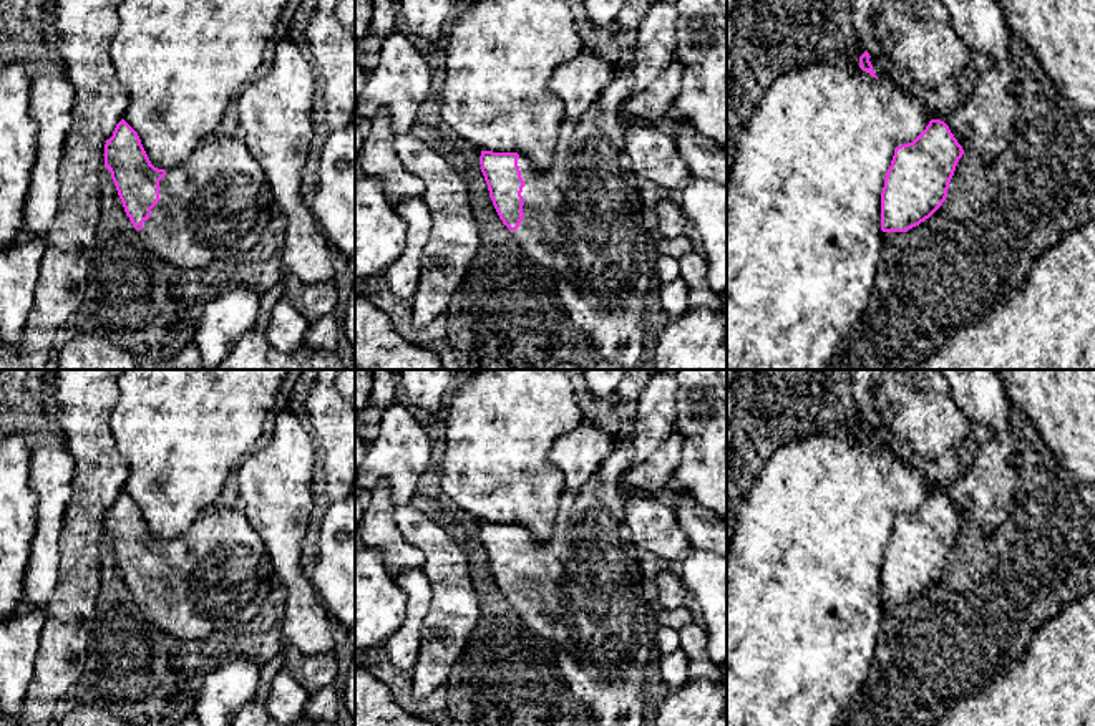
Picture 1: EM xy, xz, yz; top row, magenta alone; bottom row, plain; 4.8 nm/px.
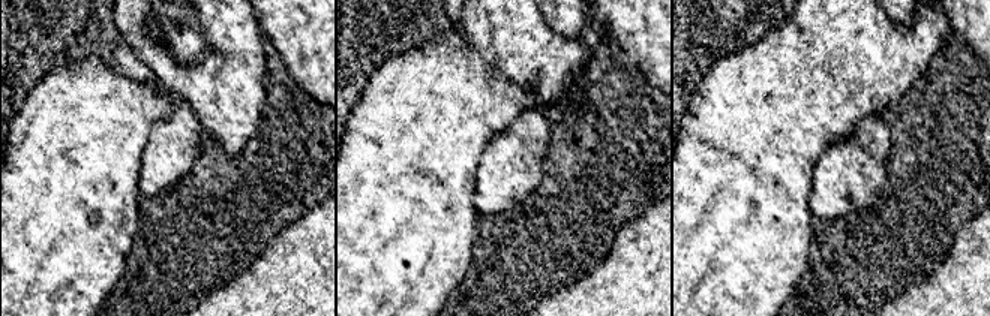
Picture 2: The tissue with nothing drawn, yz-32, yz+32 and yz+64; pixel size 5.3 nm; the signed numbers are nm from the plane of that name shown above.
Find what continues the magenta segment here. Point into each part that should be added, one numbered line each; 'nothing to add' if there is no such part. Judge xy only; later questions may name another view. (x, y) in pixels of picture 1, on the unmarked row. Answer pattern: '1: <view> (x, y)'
1: xy (216, 575)

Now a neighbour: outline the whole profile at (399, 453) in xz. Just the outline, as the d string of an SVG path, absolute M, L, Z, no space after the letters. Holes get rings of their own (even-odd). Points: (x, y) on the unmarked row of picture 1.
M393 403L375 416L380 431L367 444L367 454L358 467L358 484L367 494L387 479L392 484L393 504L410 504L431 464L431 433L411 406Z

